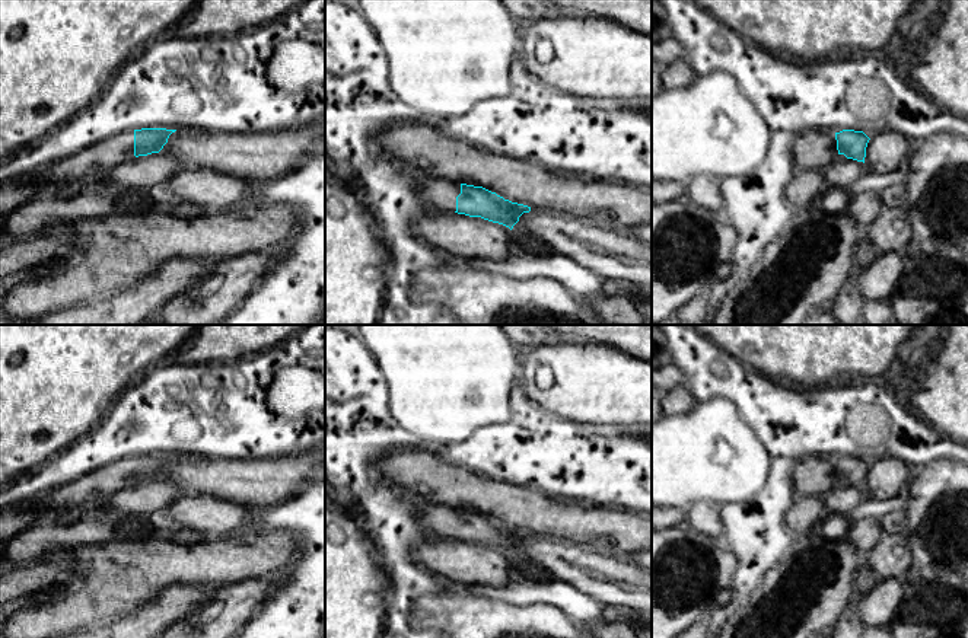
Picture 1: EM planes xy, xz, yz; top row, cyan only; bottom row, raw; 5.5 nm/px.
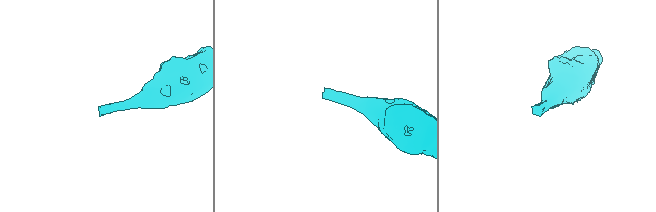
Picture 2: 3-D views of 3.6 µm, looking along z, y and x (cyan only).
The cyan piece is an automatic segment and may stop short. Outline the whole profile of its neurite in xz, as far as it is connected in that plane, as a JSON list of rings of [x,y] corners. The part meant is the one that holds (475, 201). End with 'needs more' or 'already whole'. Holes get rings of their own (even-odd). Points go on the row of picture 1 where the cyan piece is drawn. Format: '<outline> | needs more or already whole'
[[[424,175],[417,186],[420,198],[440,213],[458,213],[503,224],[510,230],[531,207],[512,202],[483,186]]] | needs more

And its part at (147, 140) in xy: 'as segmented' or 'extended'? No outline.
extended

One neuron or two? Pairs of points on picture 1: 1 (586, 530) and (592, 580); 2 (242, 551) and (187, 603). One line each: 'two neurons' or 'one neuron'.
1: two neurons
2: two neurons

